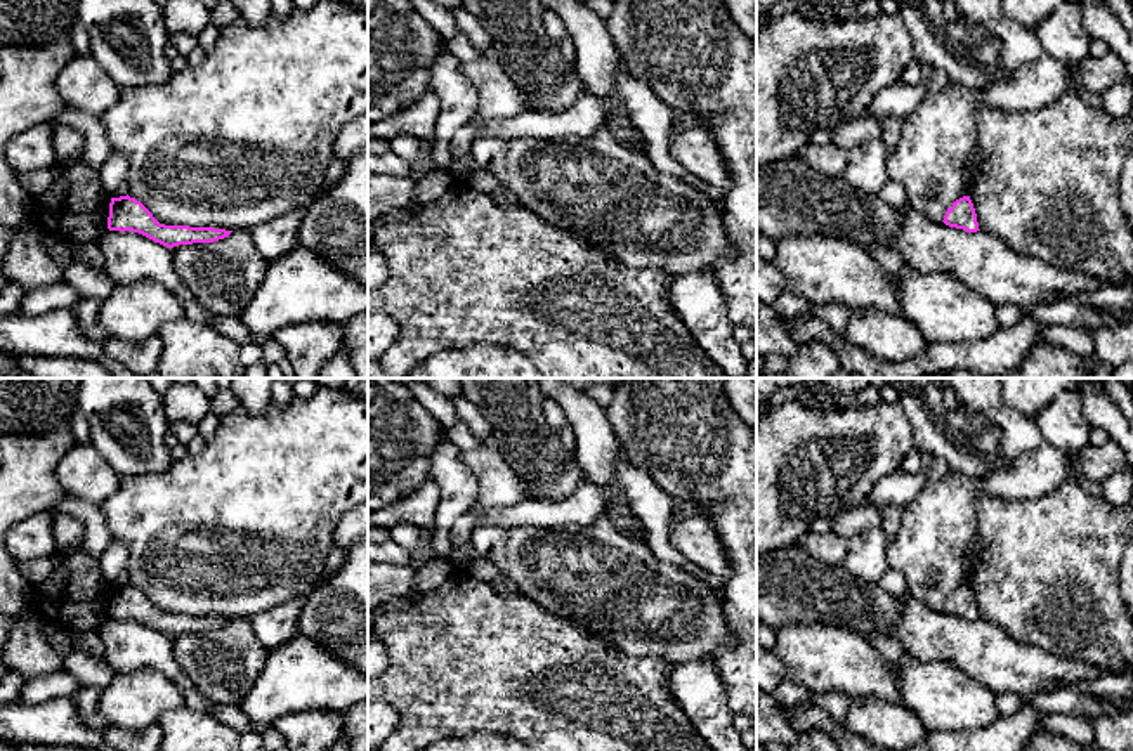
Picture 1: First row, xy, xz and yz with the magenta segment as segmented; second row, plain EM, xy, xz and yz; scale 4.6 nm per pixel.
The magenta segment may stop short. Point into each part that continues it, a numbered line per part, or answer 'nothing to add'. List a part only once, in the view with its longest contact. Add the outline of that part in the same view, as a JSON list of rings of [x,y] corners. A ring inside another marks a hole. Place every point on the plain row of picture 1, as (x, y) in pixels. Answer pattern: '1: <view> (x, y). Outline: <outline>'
nothing to add

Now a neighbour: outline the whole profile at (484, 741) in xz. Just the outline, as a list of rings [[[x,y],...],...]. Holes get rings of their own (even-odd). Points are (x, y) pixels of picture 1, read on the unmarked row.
[[[479,732],[437,741],[422,751],[531,751],[524,742],[508,735]]]

